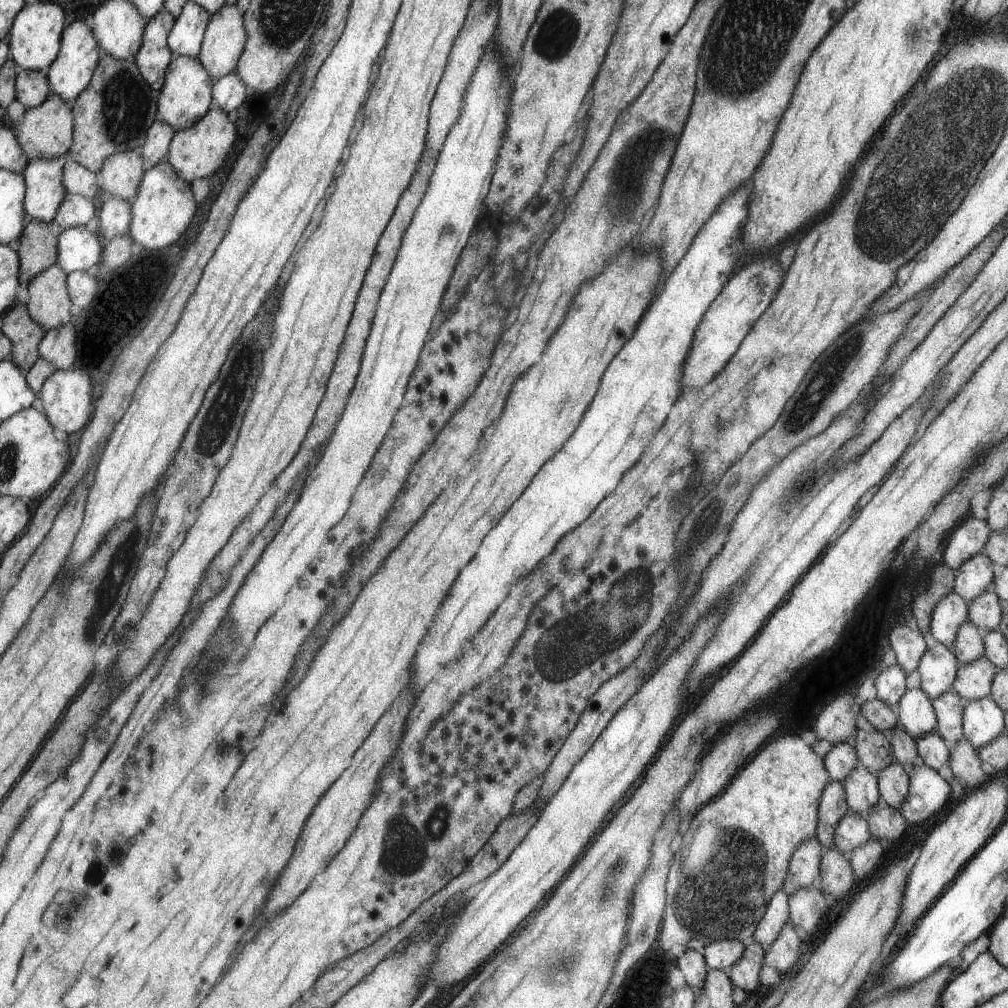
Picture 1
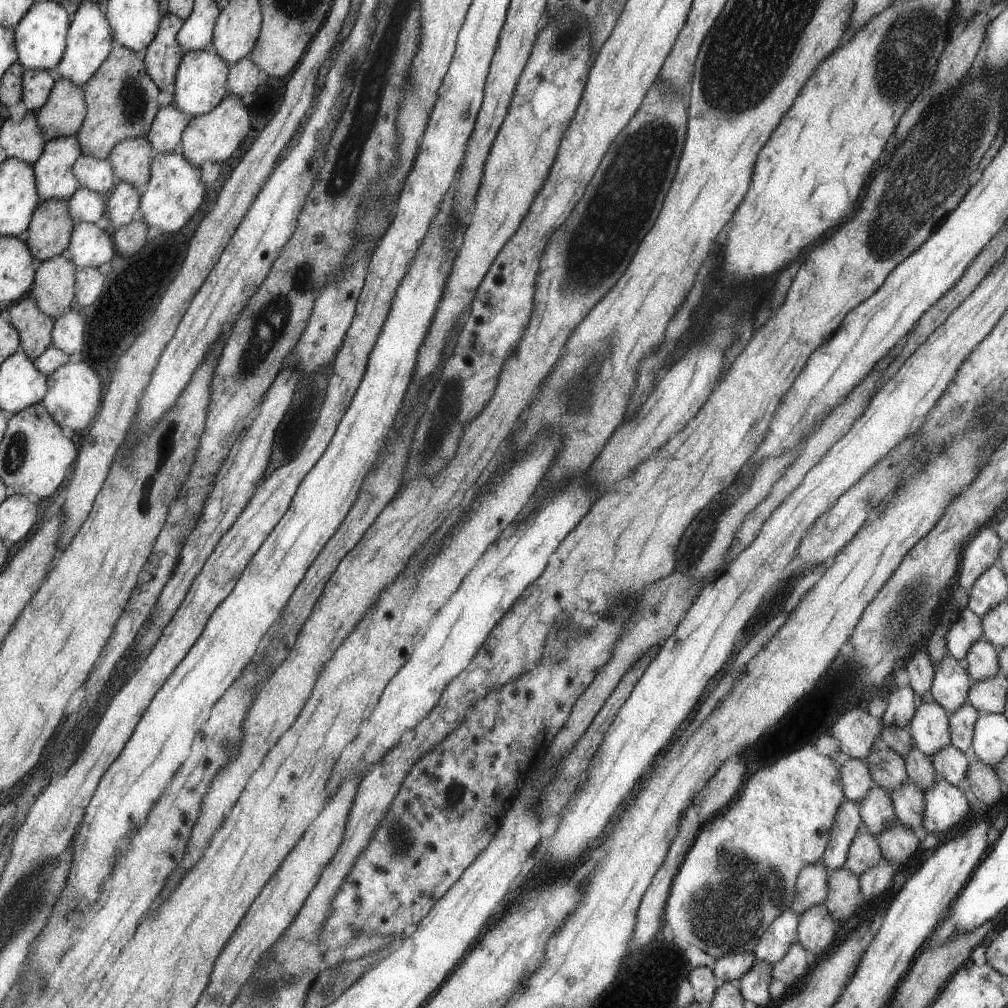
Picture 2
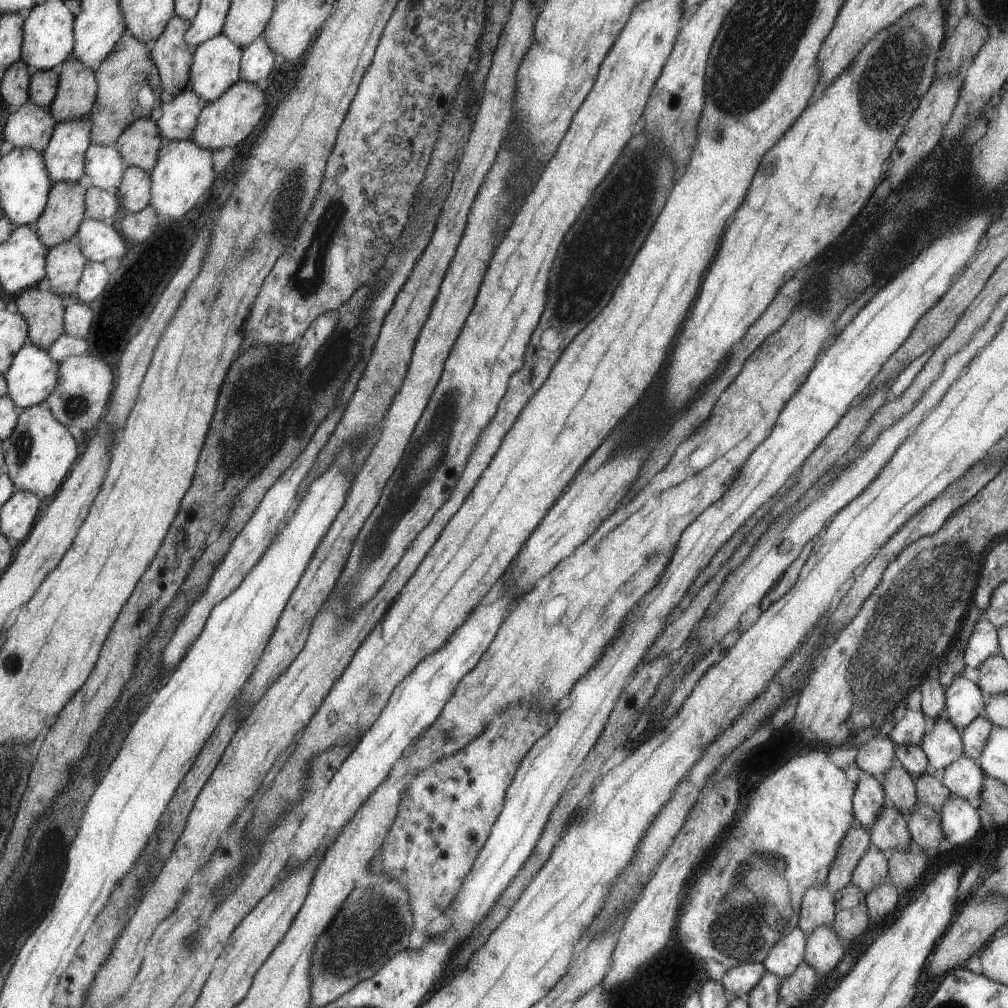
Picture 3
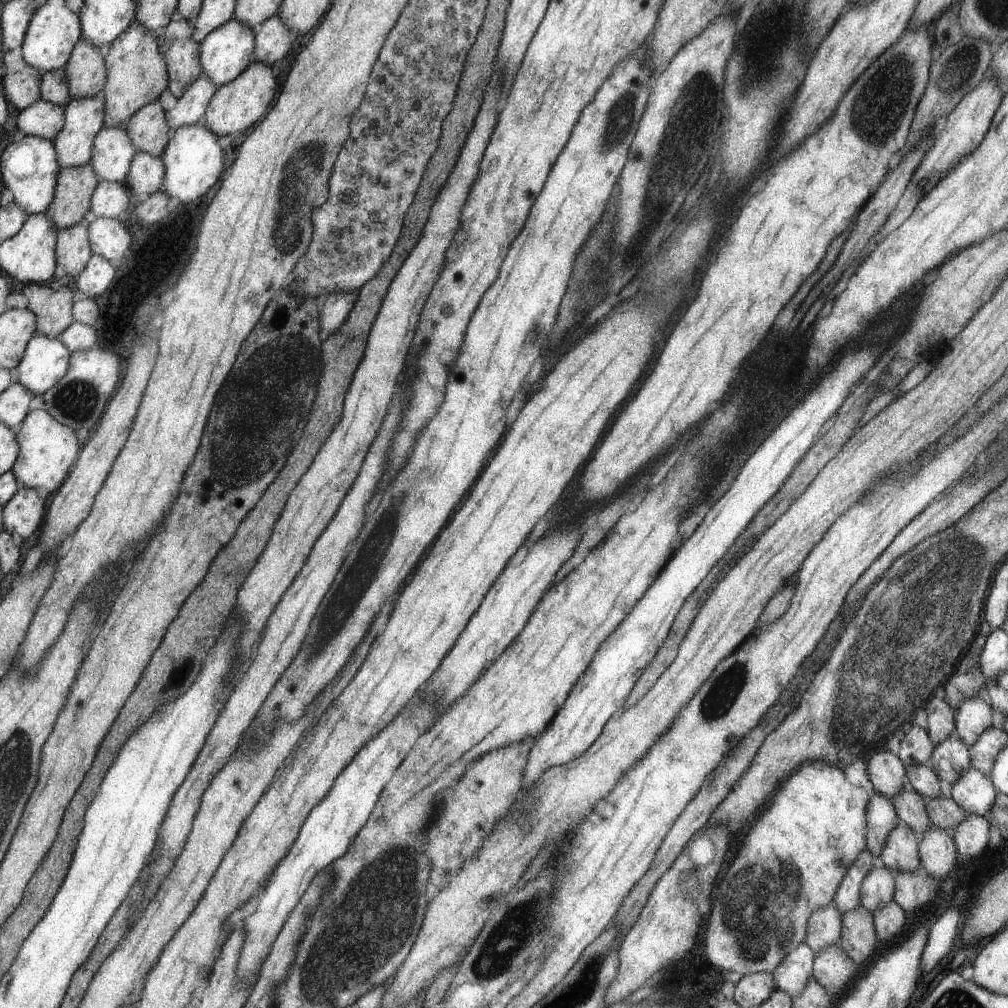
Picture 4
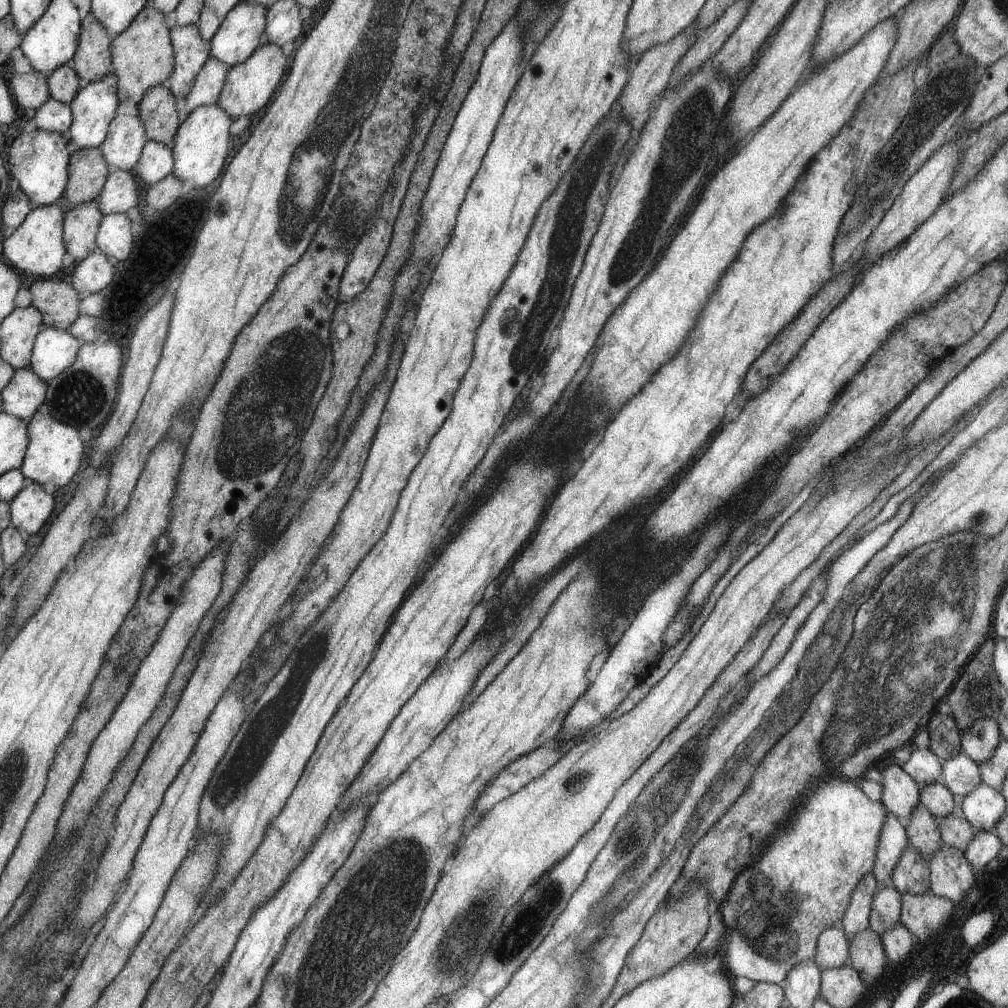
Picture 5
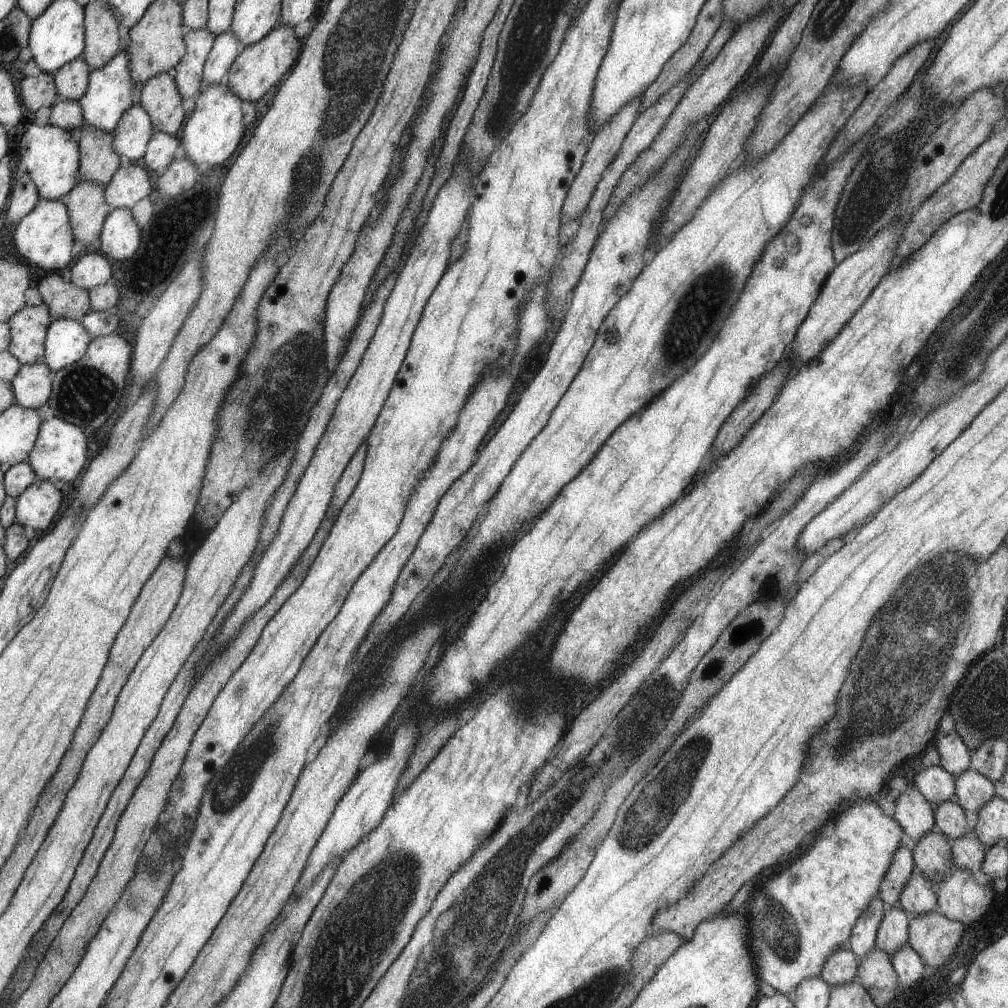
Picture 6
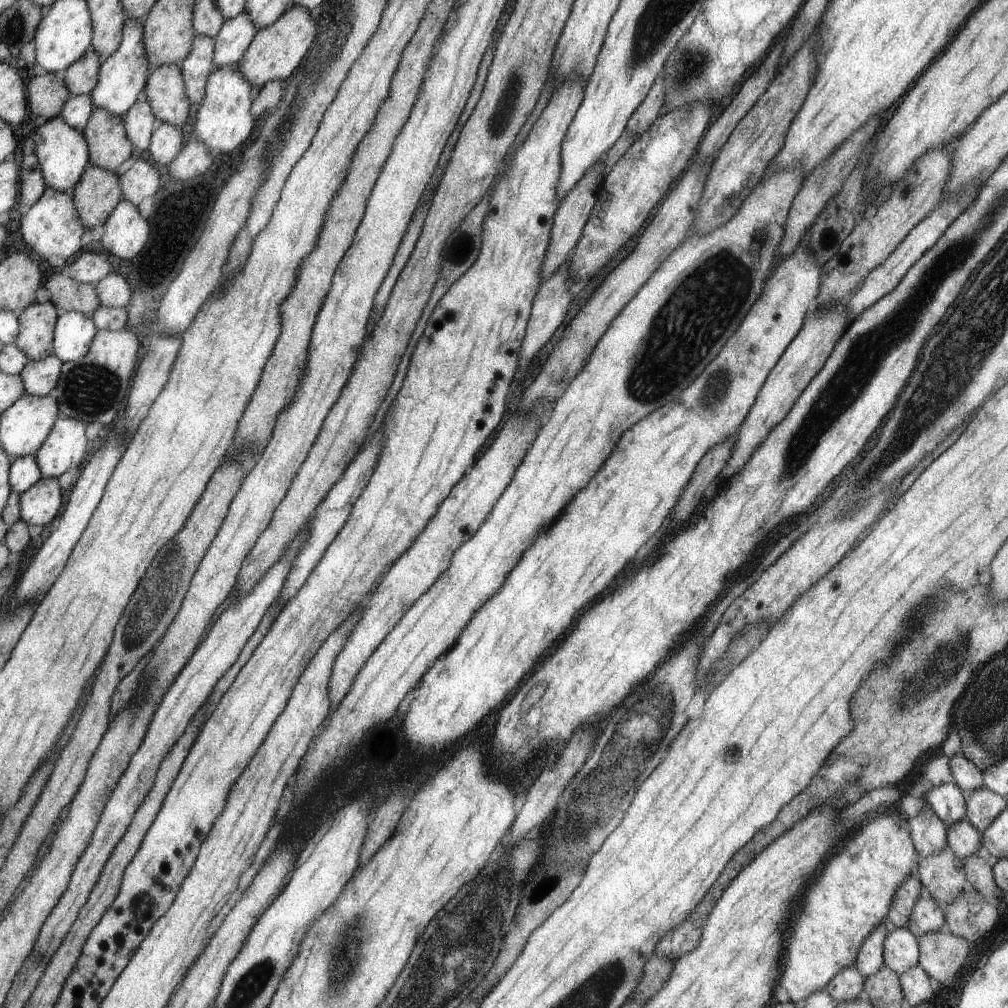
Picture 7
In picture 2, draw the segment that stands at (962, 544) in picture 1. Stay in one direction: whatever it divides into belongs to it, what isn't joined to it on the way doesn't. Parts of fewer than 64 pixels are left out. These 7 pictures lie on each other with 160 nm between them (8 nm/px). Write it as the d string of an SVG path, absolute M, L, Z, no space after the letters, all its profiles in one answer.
M982 526L963 548L956 584L970 592L978 577L997 561L1004 545L994 529Z

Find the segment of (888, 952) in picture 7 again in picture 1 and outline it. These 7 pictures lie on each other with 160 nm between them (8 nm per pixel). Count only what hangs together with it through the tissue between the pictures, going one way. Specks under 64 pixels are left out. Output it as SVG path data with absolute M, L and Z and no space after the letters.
M848 810L836 827L833 843L835 844L834 848L850 861L851 854L872 838L867 818Z

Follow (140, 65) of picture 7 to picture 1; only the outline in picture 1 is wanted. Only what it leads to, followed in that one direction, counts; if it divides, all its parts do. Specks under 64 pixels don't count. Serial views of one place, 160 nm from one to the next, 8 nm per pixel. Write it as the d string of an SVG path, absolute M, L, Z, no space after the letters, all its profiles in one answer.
M69 152L51 159L34 159L26 165L23 170L27 184L24 203L28 218L40 219L47 223L53 222L64 197L68 194L63 183L63 168L68 159L70 159Z

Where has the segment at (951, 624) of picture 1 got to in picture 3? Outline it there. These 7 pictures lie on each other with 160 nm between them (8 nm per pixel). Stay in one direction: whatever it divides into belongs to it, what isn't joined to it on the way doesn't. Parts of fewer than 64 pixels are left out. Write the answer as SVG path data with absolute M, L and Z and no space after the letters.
M982 616L968 641L965 650L965 664L970 668L980 668L988 657L998 653L998 629Z

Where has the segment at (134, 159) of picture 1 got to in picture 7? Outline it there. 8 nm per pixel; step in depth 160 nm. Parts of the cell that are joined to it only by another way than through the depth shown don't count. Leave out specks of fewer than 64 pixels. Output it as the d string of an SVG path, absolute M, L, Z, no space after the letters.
M180 63L163 64L148 78L142 97L150 103L158 122L181 127L190 114L186 84Z

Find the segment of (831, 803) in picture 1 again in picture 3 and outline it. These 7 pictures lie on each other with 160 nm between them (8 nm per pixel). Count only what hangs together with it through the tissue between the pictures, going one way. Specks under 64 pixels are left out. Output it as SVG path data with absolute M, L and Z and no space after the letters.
M858 822L846 833L827 876L825 887L832 896L850 884L856 865L869 850L870 841L869 830Z

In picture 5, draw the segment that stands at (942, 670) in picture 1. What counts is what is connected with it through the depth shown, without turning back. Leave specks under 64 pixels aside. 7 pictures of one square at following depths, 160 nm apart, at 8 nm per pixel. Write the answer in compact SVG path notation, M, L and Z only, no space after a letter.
M996 718L977 720L961 734L961 750L975 763L985 763L1002 739Z

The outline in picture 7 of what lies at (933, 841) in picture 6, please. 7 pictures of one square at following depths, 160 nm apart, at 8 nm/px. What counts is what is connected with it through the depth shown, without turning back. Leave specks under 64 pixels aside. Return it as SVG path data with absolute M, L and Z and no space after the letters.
M947 846L942 852L935 855L927 857L918 856L917 862L918 873L916 875L920 879L921 885L924 890L930 893L930 896L939 904L942 910L953 903L962 891L969 889L963 860L954 856L950 847Z

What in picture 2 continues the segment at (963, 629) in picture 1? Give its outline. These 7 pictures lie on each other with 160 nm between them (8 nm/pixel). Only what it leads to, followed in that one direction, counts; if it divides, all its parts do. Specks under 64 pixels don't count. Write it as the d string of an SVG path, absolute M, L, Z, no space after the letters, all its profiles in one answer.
M984 638L978 639L978 642L971 646L965 661L968 676L973 683L1000 675L998 653L999 649Z

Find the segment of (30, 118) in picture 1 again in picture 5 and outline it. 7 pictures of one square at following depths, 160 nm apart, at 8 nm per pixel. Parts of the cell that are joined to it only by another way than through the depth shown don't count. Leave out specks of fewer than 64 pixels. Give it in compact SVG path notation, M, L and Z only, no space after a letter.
M88 11L82 23L81 47L71 61L83 84L103 79L114 70L111 48L110 32Z

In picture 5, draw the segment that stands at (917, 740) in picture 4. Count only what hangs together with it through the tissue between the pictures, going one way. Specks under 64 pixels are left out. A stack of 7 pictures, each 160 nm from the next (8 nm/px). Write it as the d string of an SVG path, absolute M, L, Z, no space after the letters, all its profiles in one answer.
M912 746L912 754L901 769L911 776L919 788L924 788L930 783L941 781L943 762L928 749L920 750Z

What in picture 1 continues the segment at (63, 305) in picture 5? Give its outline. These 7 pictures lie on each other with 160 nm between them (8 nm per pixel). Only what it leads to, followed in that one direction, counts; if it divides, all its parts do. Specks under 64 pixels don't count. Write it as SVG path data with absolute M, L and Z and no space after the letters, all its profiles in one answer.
M18 304L4 316L1 331L13 342L12 360L28 374L29 368L32 368L33 364L40 358L39 348L41 340L45 338L45 328L33 319L26 305Z

